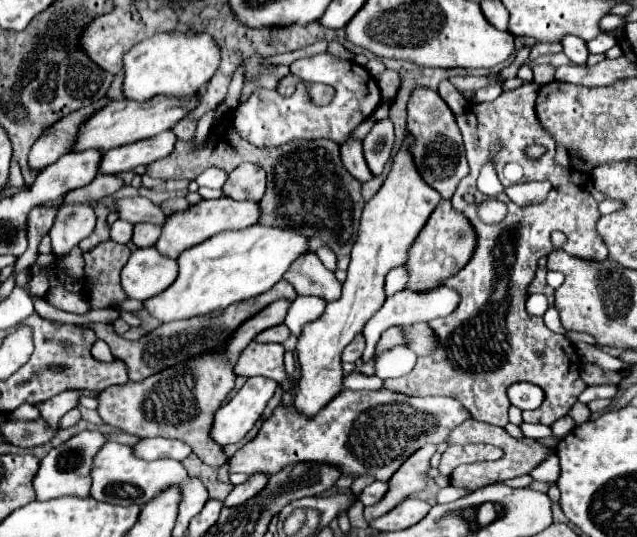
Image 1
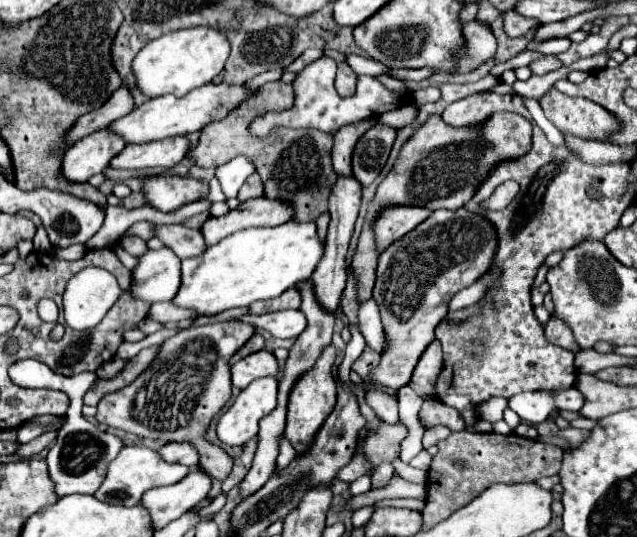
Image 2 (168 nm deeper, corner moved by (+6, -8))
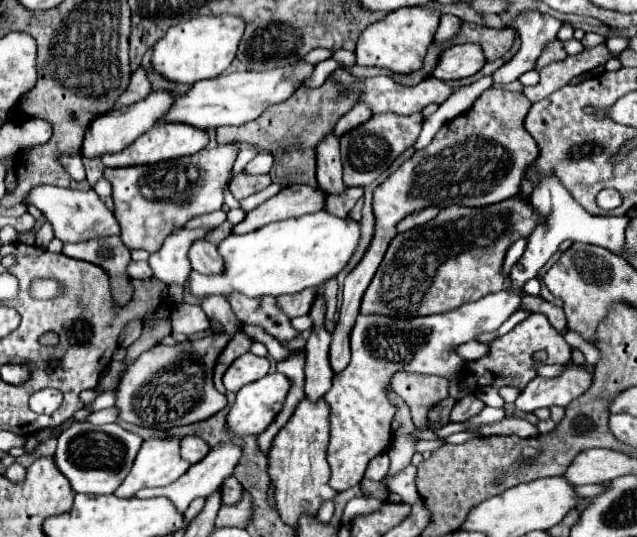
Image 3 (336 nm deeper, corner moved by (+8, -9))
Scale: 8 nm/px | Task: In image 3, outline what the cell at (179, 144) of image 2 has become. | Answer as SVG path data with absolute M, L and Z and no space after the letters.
M160 123L154 125L148 133L140 135L132 145L122 149L116 155L104 155L102 163L106 167L130 167L130 165L148 165L148 163L158 163L174 157L184 157L184 155L194 155L200 149L208 145L208 133L204 129L194 129L188 123Z

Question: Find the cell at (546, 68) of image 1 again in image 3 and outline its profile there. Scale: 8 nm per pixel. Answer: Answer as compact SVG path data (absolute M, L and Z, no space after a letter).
M556 39L556 41L552 41L552 45L548 45L548 49L544 49L544 53L540 55L536 69L542 69L544 65L548 65L548 63L552 63L552 61L560 61L560 59L564 59L564 57L566 57L566 51L564 51L564 47L562 47L562 41Z

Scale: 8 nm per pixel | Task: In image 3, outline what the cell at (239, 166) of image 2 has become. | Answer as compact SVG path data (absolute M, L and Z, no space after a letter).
M260 151L260 153L246 165L246 171L256 175L256 173L268 173L270 167L272 167L272 155Z

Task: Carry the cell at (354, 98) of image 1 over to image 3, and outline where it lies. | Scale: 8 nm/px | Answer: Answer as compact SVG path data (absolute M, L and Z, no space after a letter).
M336 69L332 75L336 75L336 79L340 79L344 85L352 85L356 83L360 89L362 89L362 103L370 105L372 113L398 113L398 115L412 115L416 111L422 111L426 105L430 103L444 103L454 91L450 89L448 83L440 81L440 79L434 79L434 77L426 77L422 83L414 85L414 87L404 87L404 85L398 85L396 81L380 75L380 77L372 77L372 79L364 79L364 81L358 81L356 77L352 77L350 73L346 73L344 69Z

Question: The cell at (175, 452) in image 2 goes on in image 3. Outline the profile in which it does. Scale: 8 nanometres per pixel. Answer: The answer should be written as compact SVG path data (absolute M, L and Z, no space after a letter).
M184 437L182 439L182 447L180 447L180 453L186 461L190 463L198 463L206 453L210 451L208 443L200 437Z

